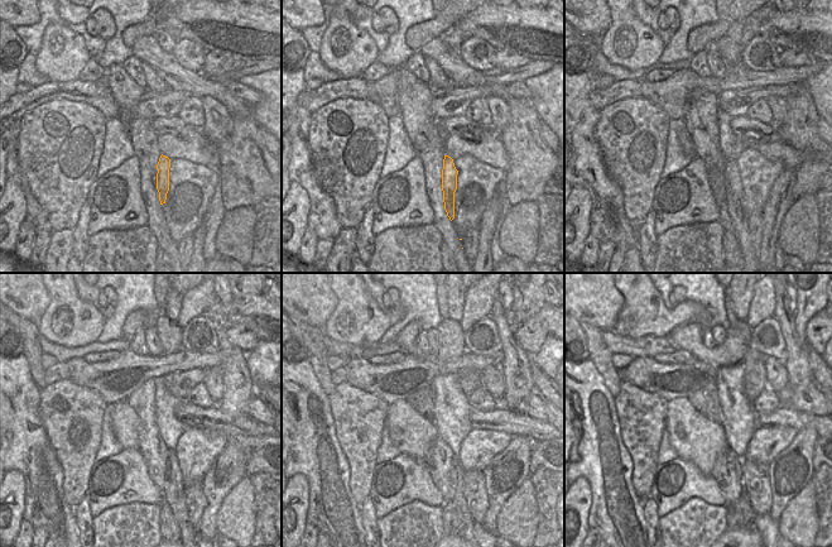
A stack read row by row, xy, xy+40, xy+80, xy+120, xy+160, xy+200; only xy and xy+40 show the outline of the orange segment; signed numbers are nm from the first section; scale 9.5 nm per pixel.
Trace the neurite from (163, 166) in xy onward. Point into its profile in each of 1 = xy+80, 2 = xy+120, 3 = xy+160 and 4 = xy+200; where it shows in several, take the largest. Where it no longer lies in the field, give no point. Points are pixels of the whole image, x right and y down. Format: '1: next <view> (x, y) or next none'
1: next xy+80 (740, 234)
2: next xy+120 (173, 510)
3: next xy+160 (456, 512)
4: next xy+200 (740, 512)

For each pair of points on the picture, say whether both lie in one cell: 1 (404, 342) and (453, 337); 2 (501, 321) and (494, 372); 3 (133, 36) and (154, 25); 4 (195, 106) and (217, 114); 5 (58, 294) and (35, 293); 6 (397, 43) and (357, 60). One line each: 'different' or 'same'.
1: same
2: different
3: same
4: different
5: different
6: different

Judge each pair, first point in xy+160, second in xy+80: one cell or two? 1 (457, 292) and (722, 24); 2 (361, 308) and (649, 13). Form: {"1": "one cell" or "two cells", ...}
{"1": "two cells", "2": "two cells"}

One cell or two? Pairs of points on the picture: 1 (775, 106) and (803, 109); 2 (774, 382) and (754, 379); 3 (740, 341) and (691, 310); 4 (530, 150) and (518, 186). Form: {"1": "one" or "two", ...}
{"1": "two", "2": "two", "3": "two", "4": "one"}

